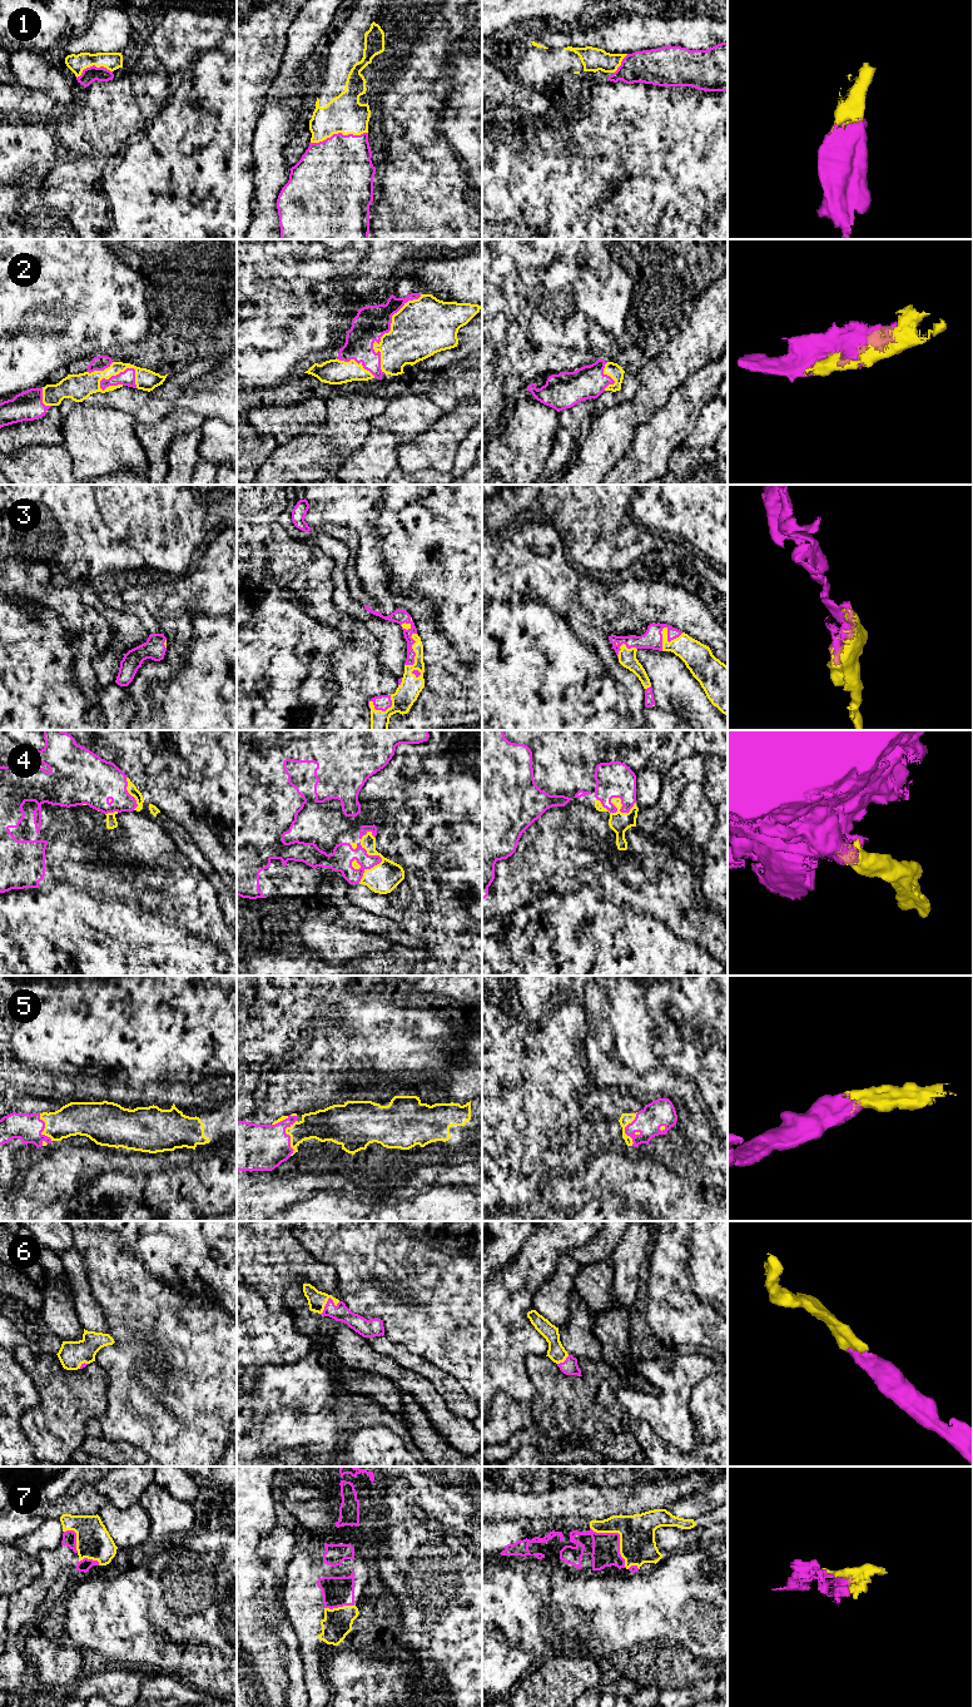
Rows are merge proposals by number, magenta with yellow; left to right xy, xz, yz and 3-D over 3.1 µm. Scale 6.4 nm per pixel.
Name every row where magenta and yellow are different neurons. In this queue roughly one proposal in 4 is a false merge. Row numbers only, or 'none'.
none

